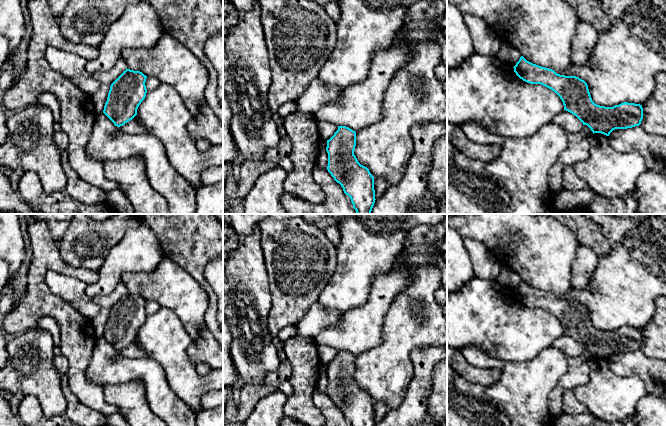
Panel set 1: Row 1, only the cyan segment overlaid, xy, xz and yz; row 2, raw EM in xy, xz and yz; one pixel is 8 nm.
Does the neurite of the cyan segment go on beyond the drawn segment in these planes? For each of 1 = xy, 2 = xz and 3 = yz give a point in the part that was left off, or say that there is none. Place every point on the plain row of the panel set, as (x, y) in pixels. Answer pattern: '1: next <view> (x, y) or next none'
1: next none
2: next none
3: next none

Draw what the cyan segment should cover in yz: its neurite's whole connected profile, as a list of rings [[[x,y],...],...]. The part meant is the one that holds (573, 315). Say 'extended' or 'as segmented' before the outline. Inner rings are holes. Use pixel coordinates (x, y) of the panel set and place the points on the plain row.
as segmented | [[[523,280],[513,291],[516,299],[530,308],[541,308],[554,315],[562,324],[564,334],[575,339],[583,349],[587,349],[594,357],[609,360],[615,353],[627,353],[639,350],[643,343],[643,332],[640,328],[624,326],[613,331],[605,331],[592,325],[587,307],[576,300],[557,298],[554,294],[541,291],[527,285]]]

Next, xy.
as segmented | [[[126,292],[111,308],[103,337],[115,350],[123,350],[137,339],[147,317],[146,302],[142,296]]]

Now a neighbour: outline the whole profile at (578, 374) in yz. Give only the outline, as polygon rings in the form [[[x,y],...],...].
[[[587,349],[574,358],[569,358],[569,368],[561,377],[558,386],[563,390],[573,390],[585,385],[590,380],[591,361],[593,356]]]

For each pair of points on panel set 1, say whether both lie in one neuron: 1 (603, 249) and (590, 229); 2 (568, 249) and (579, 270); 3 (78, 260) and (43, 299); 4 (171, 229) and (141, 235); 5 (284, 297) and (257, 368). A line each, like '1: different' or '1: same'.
1: same
2: different
3: different
4: different
5: different

